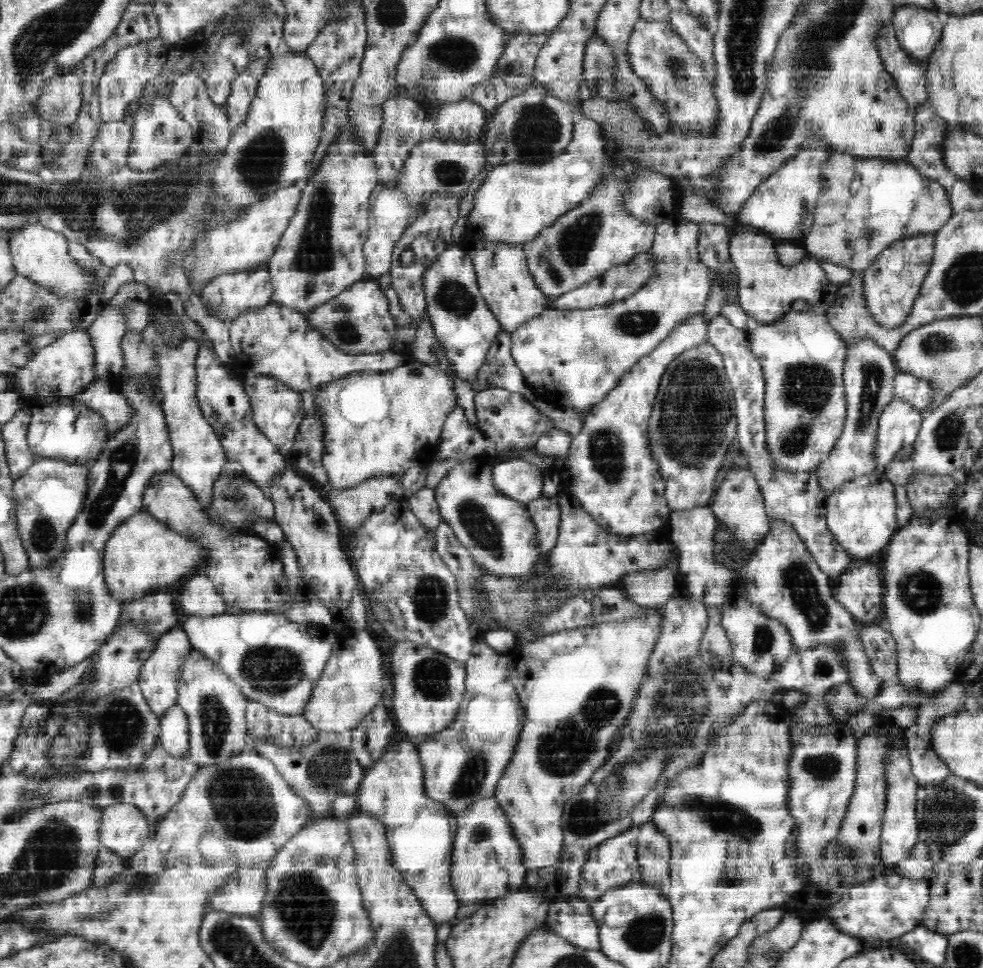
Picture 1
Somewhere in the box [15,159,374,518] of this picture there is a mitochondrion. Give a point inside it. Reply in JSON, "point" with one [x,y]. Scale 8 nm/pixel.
{"point":[314,254]}

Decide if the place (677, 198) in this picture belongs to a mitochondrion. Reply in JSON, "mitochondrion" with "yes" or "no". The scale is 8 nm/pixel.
{"mitochondrion":"no"}

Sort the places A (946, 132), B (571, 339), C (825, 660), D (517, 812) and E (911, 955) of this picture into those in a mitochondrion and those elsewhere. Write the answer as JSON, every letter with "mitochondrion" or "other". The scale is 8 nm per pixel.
{"A":"other","B":"other","C":"mitochondrion","D":"other","E":"other"}

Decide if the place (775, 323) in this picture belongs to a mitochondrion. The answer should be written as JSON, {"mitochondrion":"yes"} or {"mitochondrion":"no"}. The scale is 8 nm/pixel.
{"mitochondrion":"no"}

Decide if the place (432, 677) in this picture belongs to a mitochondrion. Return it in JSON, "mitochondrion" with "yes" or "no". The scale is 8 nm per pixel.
{"mitochondrion":"yes"}

